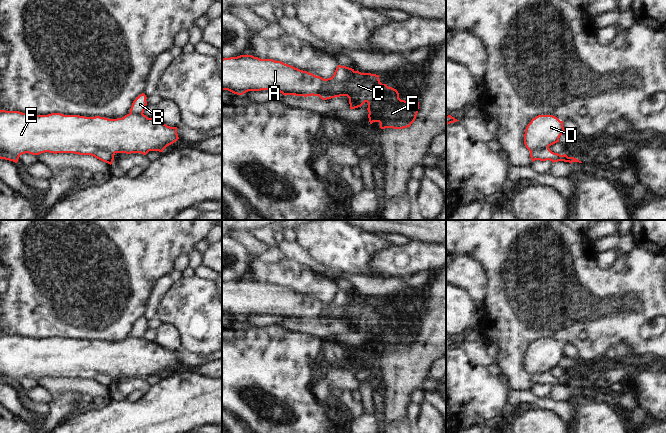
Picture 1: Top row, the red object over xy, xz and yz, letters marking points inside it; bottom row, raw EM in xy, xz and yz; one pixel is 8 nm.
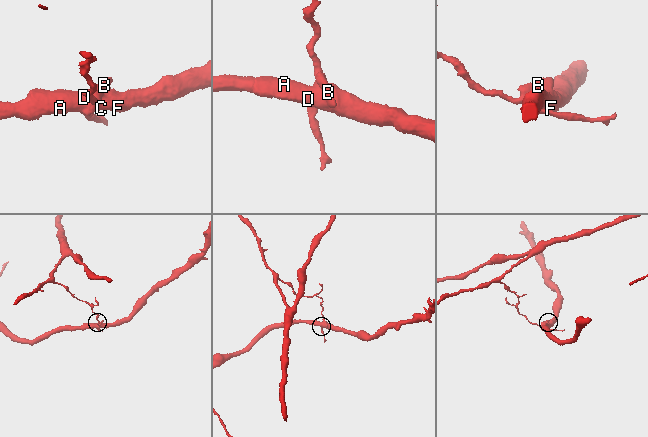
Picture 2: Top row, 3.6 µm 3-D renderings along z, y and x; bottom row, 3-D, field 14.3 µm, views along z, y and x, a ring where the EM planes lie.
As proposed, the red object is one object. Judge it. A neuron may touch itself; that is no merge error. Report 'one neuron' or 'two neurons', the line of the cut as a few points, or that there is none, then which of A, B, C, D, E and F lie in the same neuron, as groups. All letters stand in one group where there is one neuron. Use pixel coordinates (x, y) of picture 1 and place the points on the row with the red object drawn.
two neurons | xz (353, 70), (347, 77), (341, 80), (332, 80), (330, 78) | A C D E F / B

